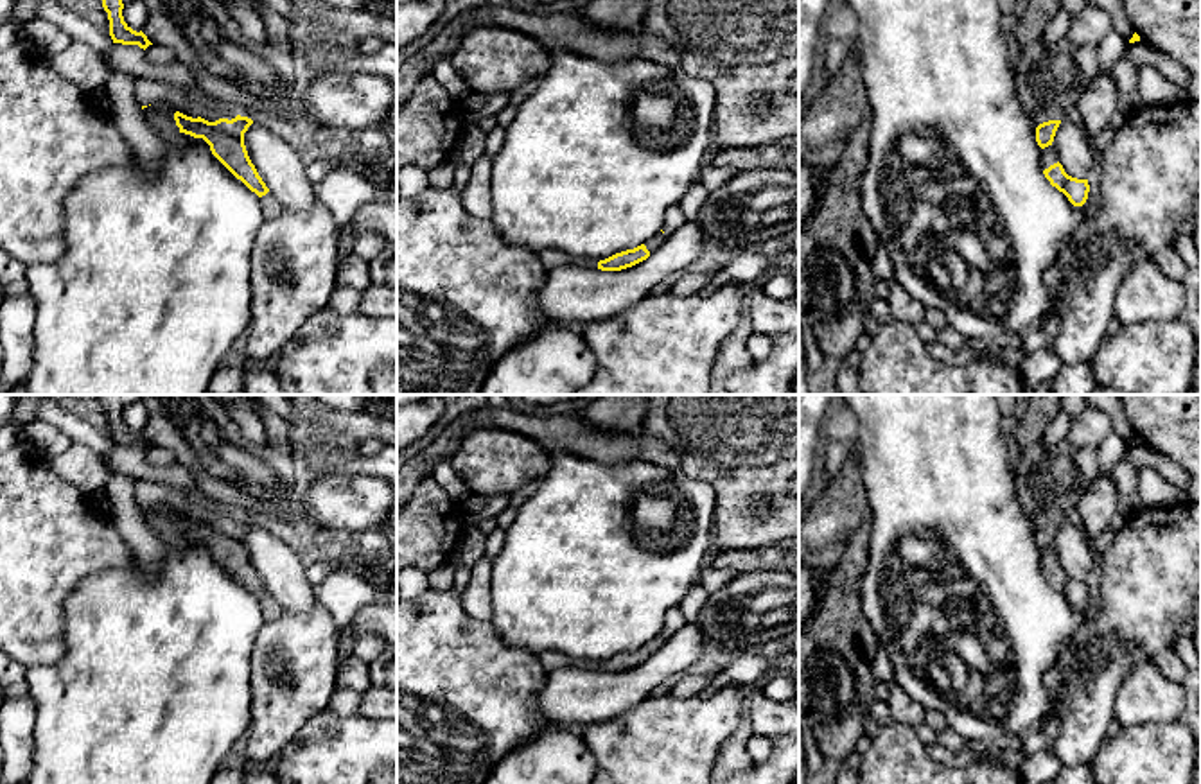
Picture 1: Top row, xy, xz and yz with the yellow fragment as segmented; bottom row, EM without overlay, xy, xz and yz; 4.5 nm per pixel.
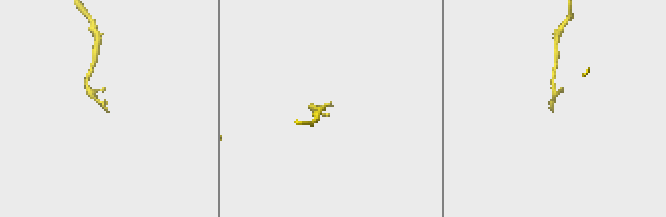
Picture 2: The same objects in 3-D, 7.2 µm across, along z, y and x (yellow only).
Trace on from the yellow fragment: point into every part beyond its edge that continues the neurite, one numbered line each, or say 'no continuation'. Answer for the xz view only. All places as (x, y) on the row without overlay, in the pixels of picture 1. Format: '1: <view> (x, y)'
1: xz (656, 643)

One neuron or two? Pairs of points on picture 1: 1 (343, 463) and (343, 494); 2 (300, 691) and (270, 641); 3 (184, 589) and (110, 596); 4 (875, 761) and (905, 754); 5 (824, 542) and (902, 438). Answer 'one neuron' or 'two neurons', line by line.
1: two neurons
2: one neuron
3: one neuron
4: one neuron
5: two neurons

